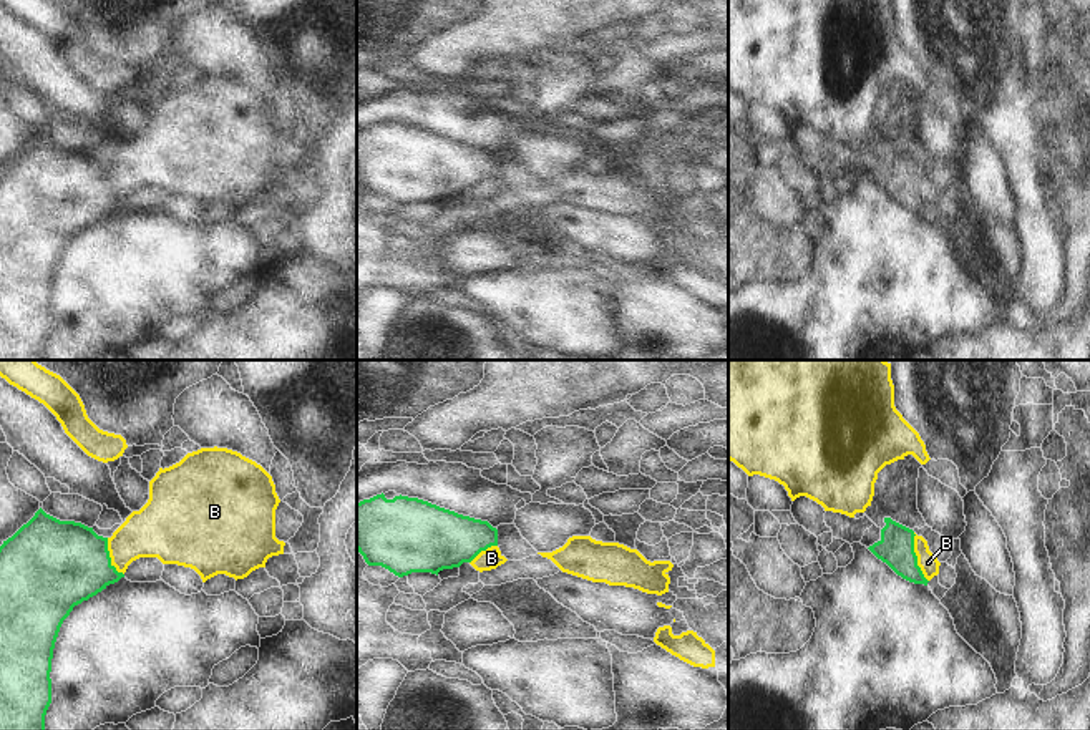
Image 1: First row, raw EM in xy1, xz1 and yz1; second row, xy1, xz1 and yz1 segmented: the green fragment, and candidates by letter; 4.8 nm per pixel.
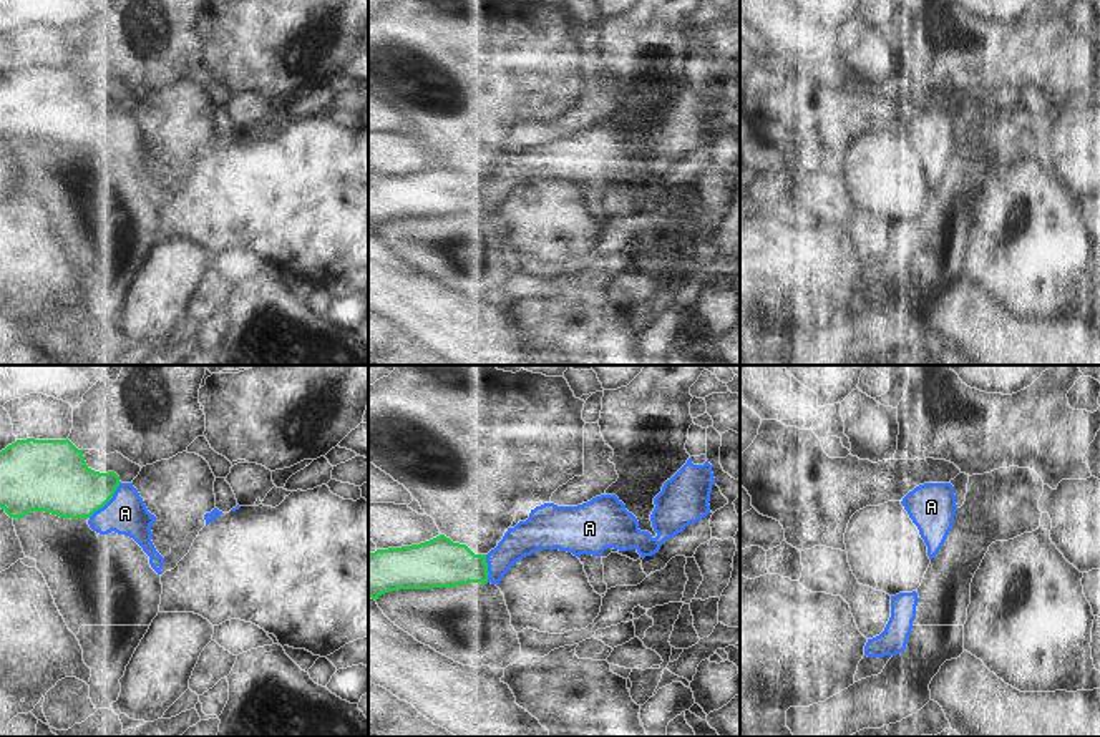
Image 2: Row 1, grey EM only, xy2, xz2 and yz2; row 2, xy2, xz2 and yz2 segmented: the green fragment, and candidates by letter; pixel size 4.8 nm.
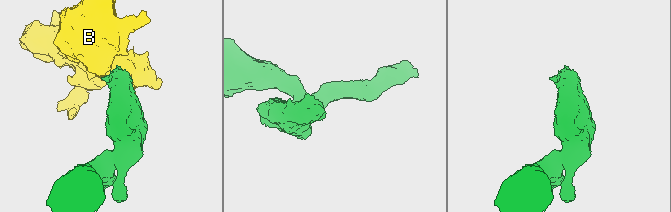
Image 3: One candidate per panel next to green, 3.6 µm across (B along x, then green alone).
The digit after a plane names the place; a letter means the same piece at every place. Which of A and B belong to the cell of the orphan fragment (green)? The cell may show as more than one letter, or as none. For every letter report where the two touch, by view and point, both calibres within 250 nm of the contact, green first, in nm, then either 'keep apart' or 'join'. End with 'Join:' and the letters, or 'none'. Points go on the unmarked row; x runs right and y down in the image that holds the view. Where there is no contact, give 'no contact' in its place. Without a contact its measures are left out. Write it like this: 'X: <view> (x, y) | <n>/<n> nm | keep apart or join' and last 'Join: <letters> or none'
A: xy2 (107, 130) | 300/200 nm | join
B: yz1 (916, 186) | 180/90 nm | keep apart
Join: A

